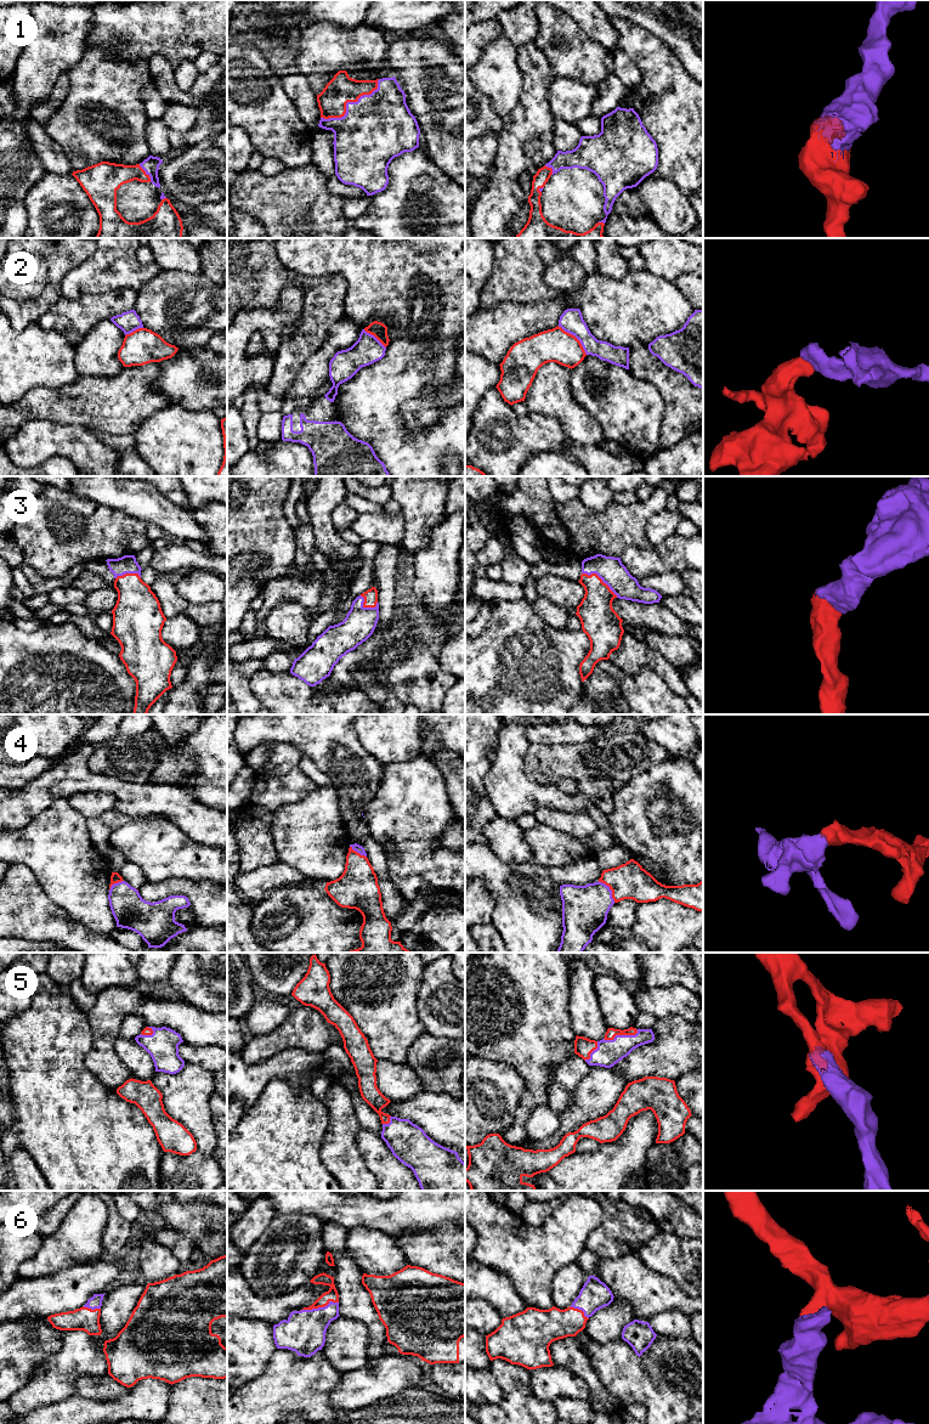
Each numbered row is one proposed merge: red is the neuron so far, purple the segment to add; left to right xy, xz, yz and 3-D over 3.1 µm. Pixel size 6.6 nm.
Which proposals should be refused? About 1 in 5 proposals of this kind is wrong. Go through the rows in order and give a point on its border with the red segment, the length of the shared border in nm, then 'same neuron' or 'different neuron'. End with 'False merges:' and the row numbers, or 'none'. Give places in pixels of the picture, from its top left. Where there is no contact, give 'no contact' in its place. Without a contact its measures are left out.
1: meets red in xz at (349, 101); contact 460 nm long; same neuron
2: meets red in yz at (575, 337); contact 280 nm long; different neuron
3: meets red in yz at (600, 578); contact 280 nm long; same neuron
4: meets red in yz at (610, 888); contact 180 nm long; same neuron
5: meets red in yz at (621, 1034); contact 240 nm long; same neuron
6: meets red in xz at (318, 1306); contact 260 nm long; same neuron
False merges: 2

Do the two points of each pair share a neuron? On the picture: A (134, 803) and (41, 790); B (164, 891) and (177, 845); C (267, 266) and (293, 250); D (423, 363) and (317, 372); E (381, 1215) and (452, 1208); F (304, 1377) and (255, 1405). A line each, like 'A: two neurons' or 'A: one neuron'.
A: one neuron
B: two neurons
C: two neurons
D: two neurons
E: one neuron
F: one neuron

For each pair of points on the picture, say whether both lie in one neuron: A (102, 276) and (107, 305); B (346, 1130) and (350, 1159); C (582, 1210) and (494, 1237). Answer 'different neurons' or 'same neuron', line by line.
A: different neurons
B: same neuron
C: same neuron

